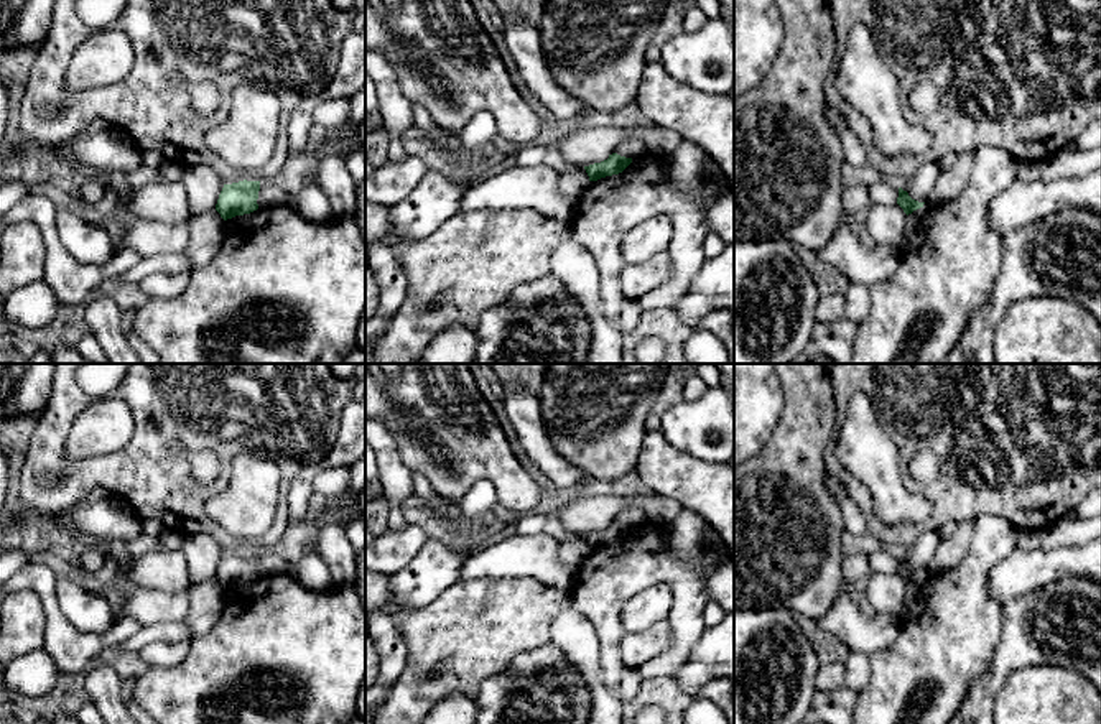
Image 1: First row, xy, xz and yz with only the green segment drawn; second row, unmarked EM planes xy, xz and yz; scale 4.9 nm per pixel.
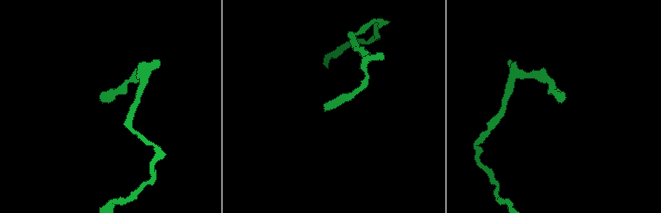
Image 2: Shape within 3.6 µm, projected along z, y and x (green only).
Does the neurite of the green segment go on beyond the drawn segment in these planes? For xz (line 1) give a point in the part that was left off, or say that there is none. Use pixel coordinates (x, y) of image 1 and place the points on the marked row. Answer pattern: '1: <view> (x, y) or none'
1: none

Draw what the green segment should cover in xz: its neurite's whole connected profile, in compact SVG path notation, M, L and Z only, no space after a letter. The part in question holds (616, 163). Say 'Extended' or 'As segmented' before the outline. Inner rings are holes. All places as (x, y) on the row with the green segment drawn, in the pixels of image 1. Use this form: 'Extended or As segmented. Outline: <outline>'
As segmented. Outline: M612 153L609 155L607 160L584 166L584 169L589 176L589 181L597 181L601 178L622 173L630 163L632 163L632 158L625 158L617 153Z

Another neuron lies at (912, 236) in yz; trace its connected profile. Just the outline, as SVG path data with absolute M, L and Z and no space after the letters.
M923 204L920 209L907 216L905 229L899 244L900 253L913 253L920 248L923 240L923 219L931 206Z

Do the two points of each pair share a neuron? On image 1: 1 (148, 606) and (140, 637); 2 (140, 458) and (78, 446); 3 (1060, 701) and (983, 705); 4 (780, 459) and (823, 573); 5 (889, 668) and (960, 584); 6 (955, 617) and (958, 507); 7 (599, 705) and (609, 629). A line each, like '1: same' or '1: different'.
1: different
2: different
3: different
4: same
5: same
6: different
7: different

